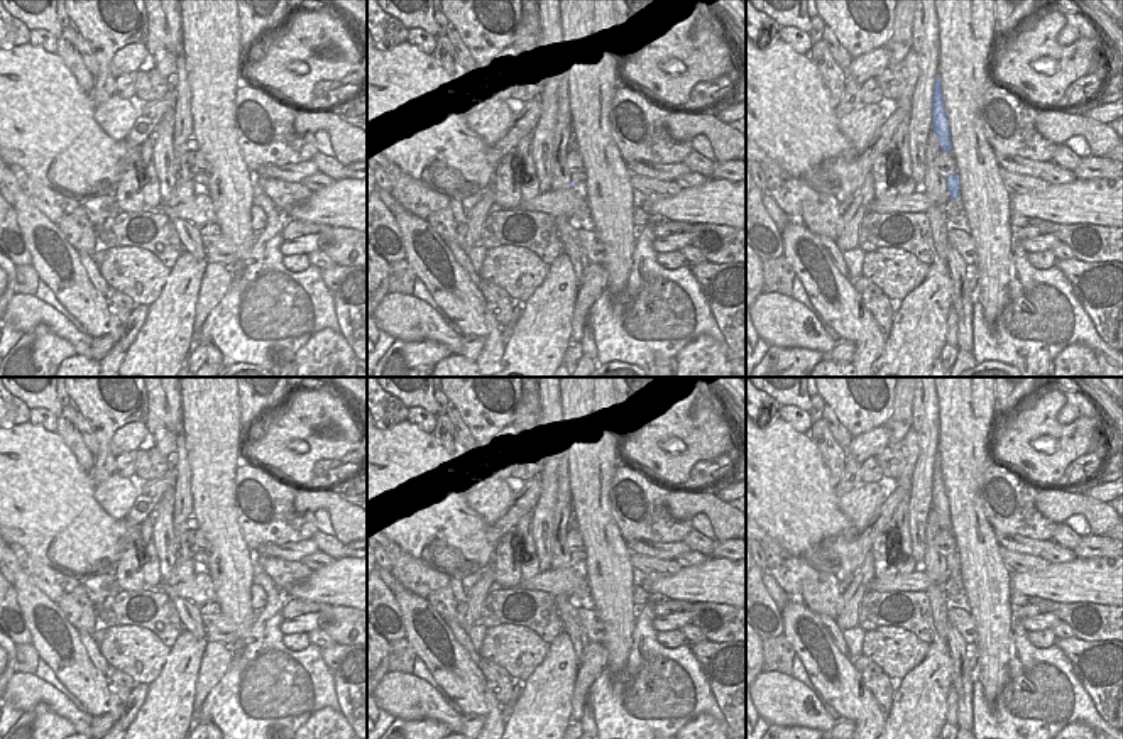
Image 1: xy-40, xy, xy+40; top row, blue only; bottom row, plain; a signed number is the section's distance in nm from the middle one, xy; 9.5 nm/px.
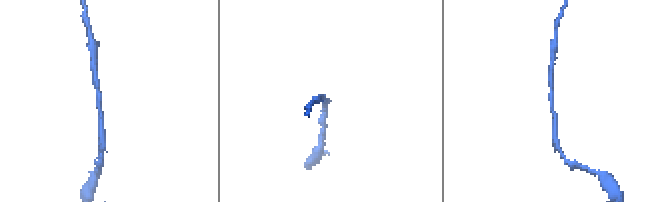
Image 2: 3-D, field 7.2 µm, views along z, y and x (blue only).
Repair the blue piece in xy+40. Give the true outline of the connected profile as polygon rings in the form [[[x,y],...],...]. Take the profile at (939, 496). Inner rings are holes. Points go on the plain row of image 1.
[[[935,455],[934,474],[932,474],[932,512],[937,514],[942,529],[952,531],[950,507],[949,507],[939,455]]]

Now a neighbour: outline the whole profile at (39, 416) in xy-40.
[[[42,408],[30,409],[30,423],[42,426],[44,430],[54,433],[58,430],[58,418]]]

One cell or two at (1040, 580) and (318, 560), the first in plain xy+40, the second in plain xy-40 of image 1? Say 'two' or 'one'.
two

